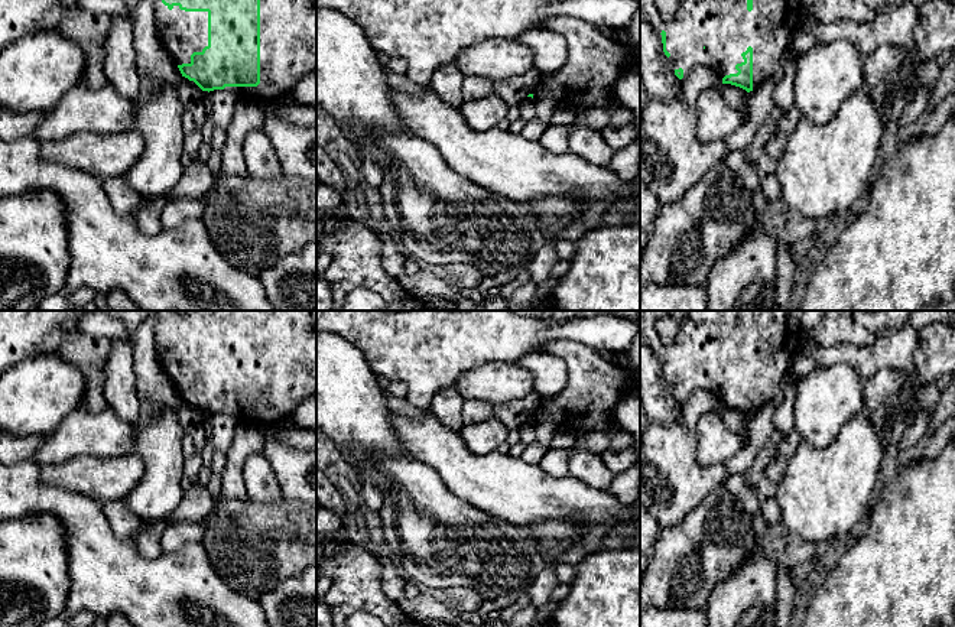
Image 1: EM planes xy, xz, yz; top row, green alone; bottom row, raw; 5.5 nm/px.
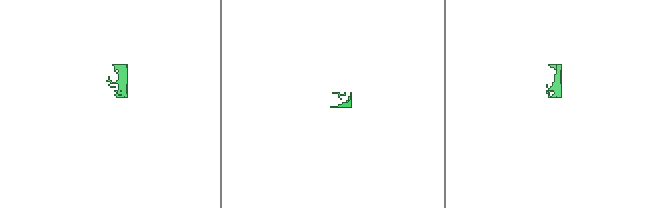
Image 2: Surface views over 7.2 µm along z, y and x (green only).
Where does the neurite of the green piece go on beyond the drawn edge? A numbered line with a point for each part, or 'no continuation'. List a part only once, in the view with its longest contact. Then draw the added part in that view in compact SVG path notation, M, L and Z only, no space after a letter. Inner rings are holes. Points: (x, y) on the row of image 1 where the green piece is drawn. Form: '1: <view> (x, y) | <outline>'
1: xy (181, 32) | M156 0L155 26L178 65L191 64L191 55L208 46L208 12L185 12L179 6L169 10L162 0Z

